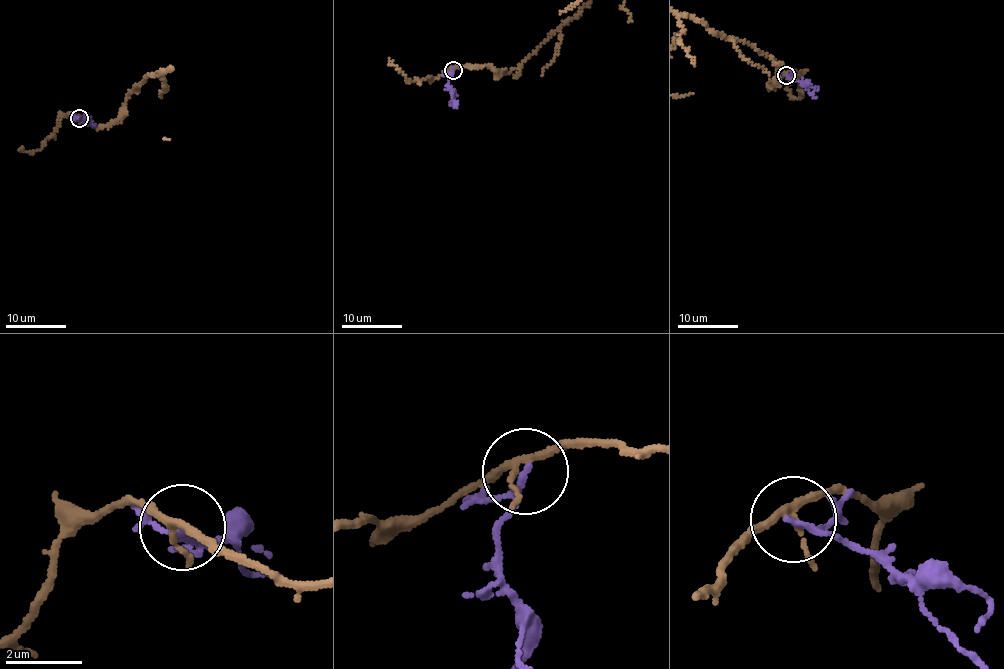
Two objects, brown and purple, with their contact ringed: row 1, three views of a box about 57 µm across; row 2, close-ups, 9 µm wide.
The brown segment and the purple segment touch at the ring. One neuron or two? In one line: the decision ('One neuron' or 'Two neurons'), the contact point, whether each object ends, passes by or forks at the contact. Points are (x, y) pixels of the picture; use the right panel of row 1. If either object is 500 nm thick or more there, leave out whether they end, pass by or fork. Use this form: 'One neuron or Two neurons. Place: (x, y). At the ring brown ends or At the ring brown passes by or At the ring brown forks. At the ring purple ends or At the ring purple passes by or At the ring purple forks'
Two neurons. Place: (786, 75). At the ring brown forks. At the ring purple passes by

